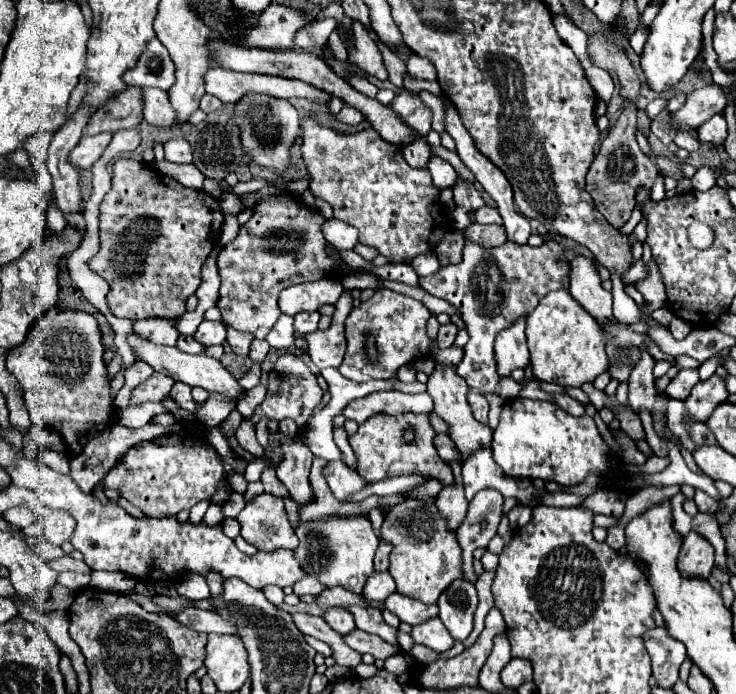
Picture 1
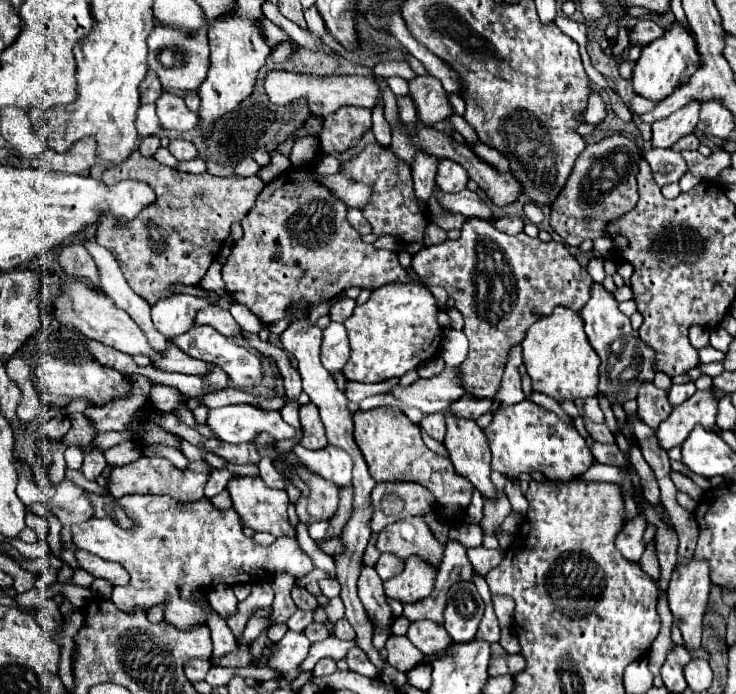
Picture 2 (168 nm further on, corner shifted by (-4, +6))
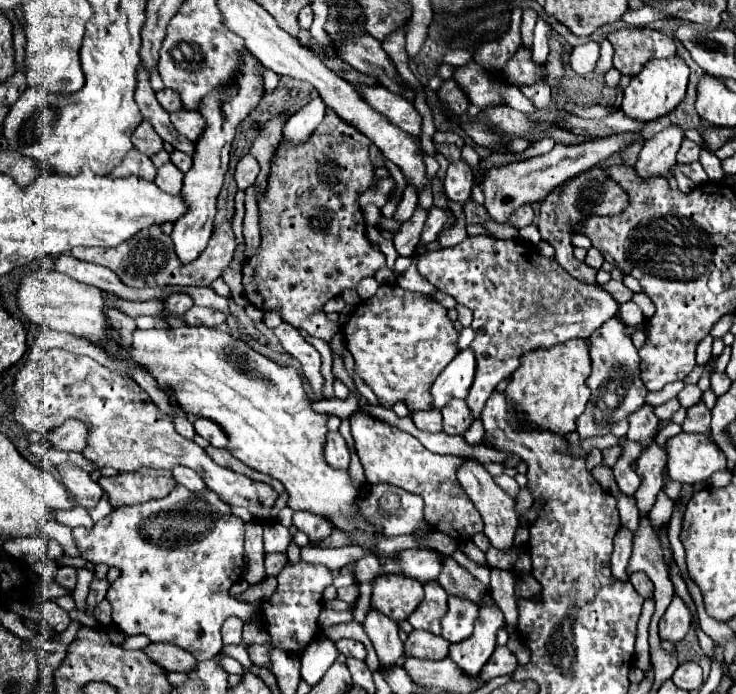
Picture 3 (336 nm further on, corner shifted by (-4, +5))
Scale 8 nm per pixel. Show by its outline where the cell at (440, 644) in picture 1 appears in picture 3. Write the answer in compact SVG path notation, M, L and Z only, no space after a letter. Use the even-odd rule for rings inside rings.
M412 631L404 643L404 653L420 659L444 659L448 655L448 641L430 631Z

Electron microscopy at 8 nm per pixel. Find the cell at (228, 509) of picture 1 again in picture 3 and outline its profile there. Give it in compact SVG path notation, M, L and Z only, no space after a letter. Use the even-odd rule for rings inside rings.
M178 485L164 499L132 507L114 507L114 511L94 523L92 529L72 529L72 537L82 559L92 561L94 565L106 563L120 570L120 579L110 585L106 599L112 605L112 621L128 635L144 633L154 643L166 641L178 645L190 651L198 661L204 661L220 653L220 627L226 617L238 615L244 621L250 619L252 607L236 605L236 599L228 595L228 589L244 571L244 521L232 515L230 505L220 501L214 491L192 493Z

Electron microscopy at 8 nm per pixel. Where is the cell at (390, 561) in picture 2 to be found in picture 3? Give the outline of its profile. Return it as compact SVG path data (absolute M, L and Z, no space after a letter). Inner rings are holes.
M426 549L400 551L394 557L394 563L404 571L404 575L420 579L420 581L432 581L440 573L440 557L434 551L426 551Z

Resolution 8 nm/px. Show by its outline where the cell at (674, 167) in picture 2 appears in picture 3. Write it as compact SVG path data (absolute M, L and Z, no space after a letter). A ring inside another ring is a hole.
M700 161L698 163L688 163L688 165L680 165L680 163L676 163L674 167L672 167L672 175L676 175L676 173L684 173L686 177L690 177L696 185L700 185L702 181L708 181L708 175L706 175L706 171L702 169L702 165L700 165Z

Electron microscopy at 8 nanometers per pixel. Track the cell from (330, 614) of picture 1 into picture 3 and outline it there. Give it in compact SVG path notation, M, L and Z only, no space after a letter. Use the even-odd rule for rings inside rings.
M340 639L336 641L336 647L340 653L344 653L346 657L356 657L356 659L362 659L366 657L366 649L360 641L354 641L354 639Z

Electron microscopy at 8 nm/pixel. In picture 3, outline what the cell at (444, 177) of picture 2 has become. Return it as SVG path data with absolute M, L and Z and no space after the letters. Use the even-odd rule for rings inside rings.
M456 161L456 163L448 165L444 189L446 189L446 195L452 201L464 203L470 197L472 185L474 185L474 173L472 173L472 169L470 169L468 163Z

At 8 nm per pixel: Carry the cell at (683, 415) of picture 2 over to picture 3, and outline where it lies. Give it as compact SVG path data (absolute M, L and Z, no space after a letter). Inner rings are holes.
M652 441L652 447L646 447L642 451L642 455L638 457L638 471L636 473L640 475L642 485L634 497L638 501L638 509L642 515L646 515L652 509L658 491L664 487L662 471L664 471L666 461L668 461L666 449L662 445L658 445L656 441Z

